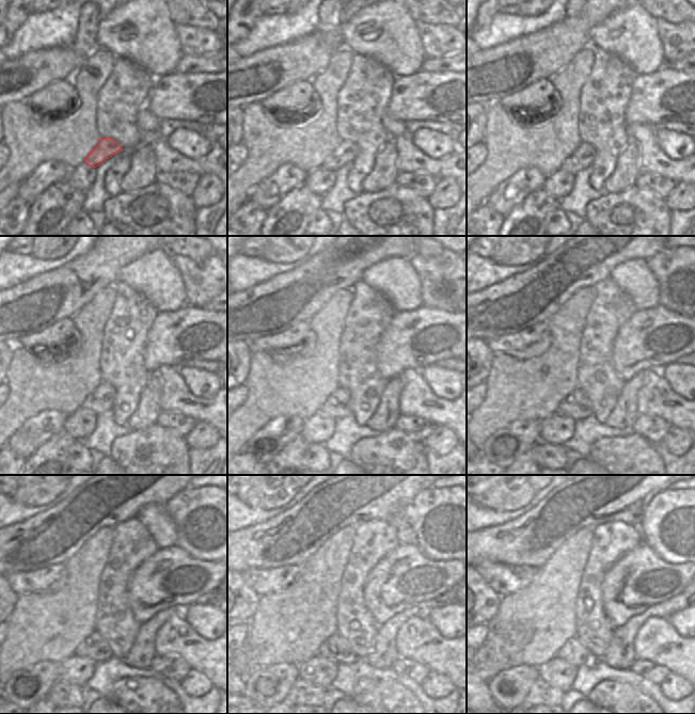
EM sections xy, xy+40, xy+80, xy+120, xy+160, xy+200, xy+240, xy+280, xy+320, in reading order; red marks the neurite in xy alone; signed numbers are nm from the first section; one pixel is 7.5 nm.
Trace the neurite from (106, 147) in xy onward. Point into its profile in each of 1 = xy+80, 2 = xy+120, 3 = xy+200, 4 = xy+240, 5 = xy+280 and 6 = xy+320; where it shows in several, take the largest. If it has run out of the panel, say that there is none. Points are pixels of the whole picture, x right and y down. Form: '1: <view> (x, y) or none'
1: xy+80 (581, 158)
2: xy+120 (101, 399)
3: xy+200 (575, 405)
4: xy+240 (94, 647)
5: xy+280 (334, 648)
6: xy+320 (573, 651)

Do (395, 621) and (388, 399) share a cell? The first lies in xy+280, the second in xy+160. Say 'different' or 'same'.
same

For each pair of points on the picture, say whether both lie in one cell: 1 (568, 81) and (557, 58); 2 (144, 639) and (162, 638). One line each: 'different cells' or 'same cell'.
1: different cells
2: different cells

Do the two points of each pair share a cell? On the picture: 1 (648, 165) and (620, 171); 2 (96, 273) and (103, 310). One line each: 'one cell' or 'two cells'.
1: two cells
2: two cells

